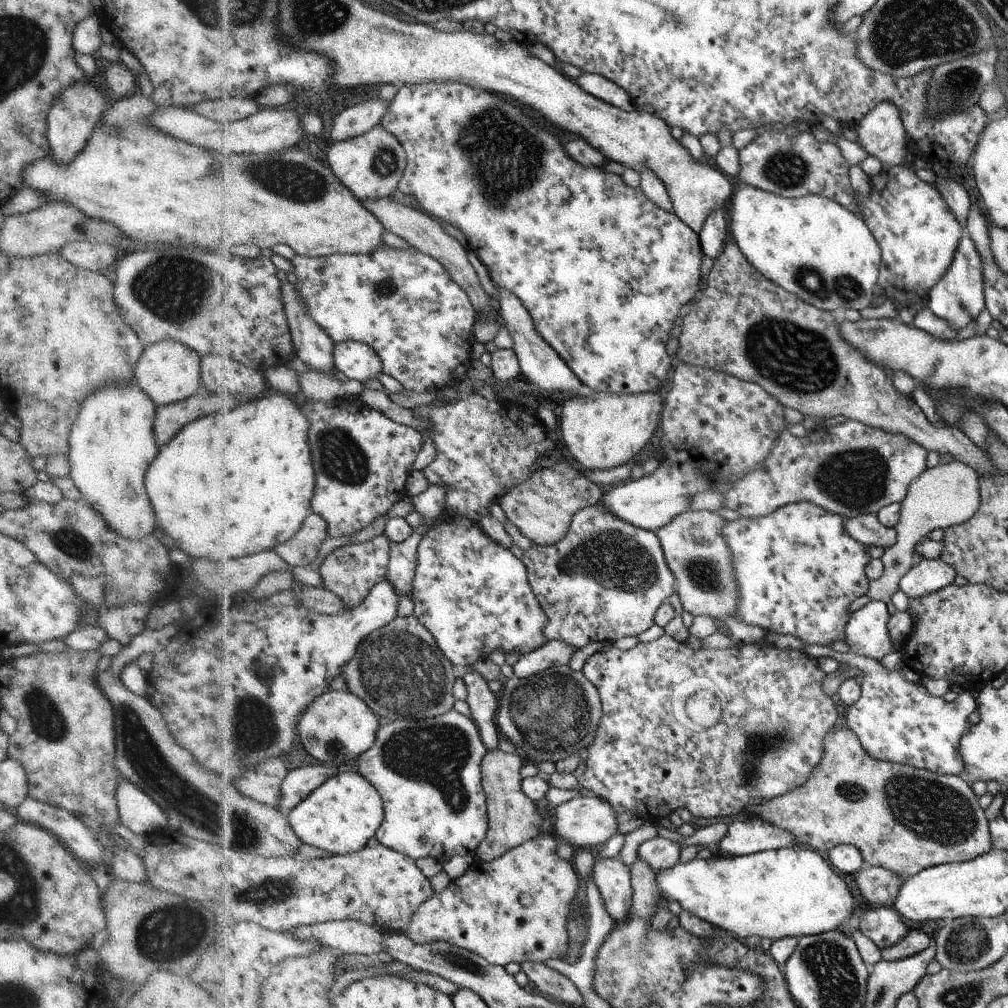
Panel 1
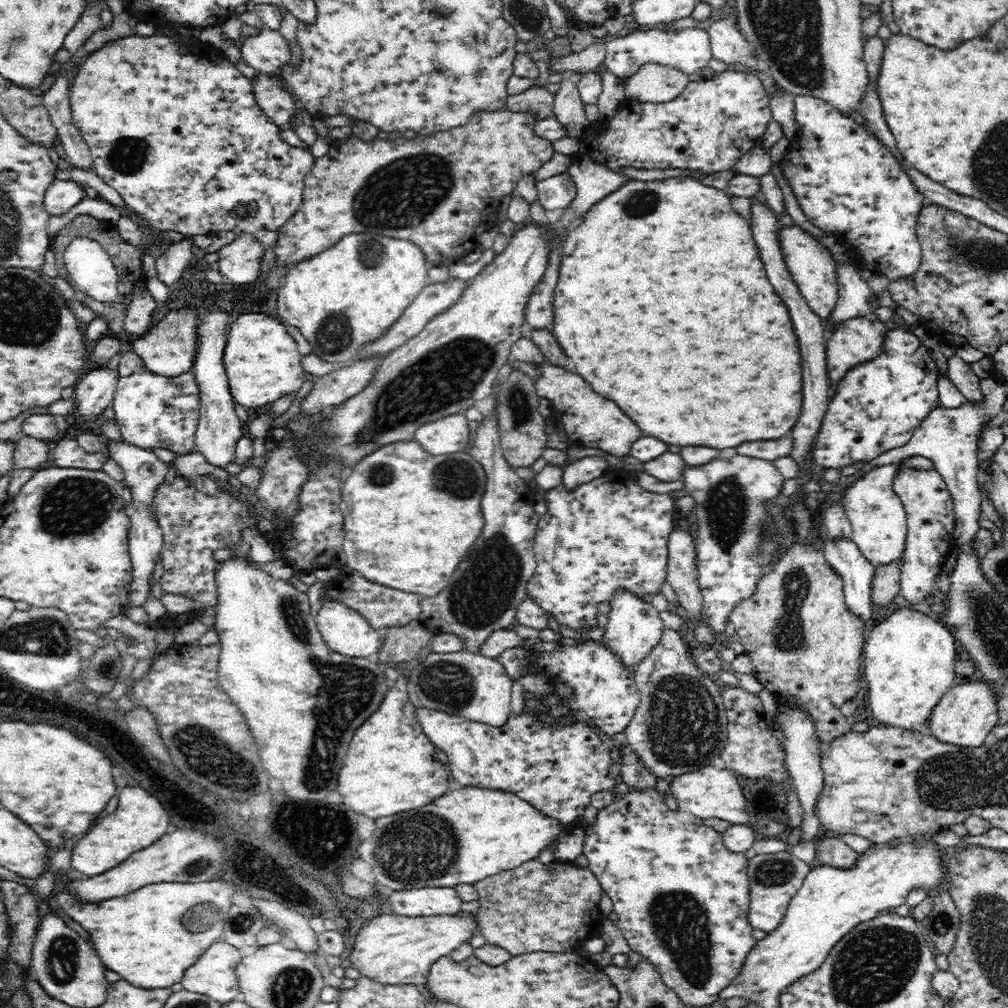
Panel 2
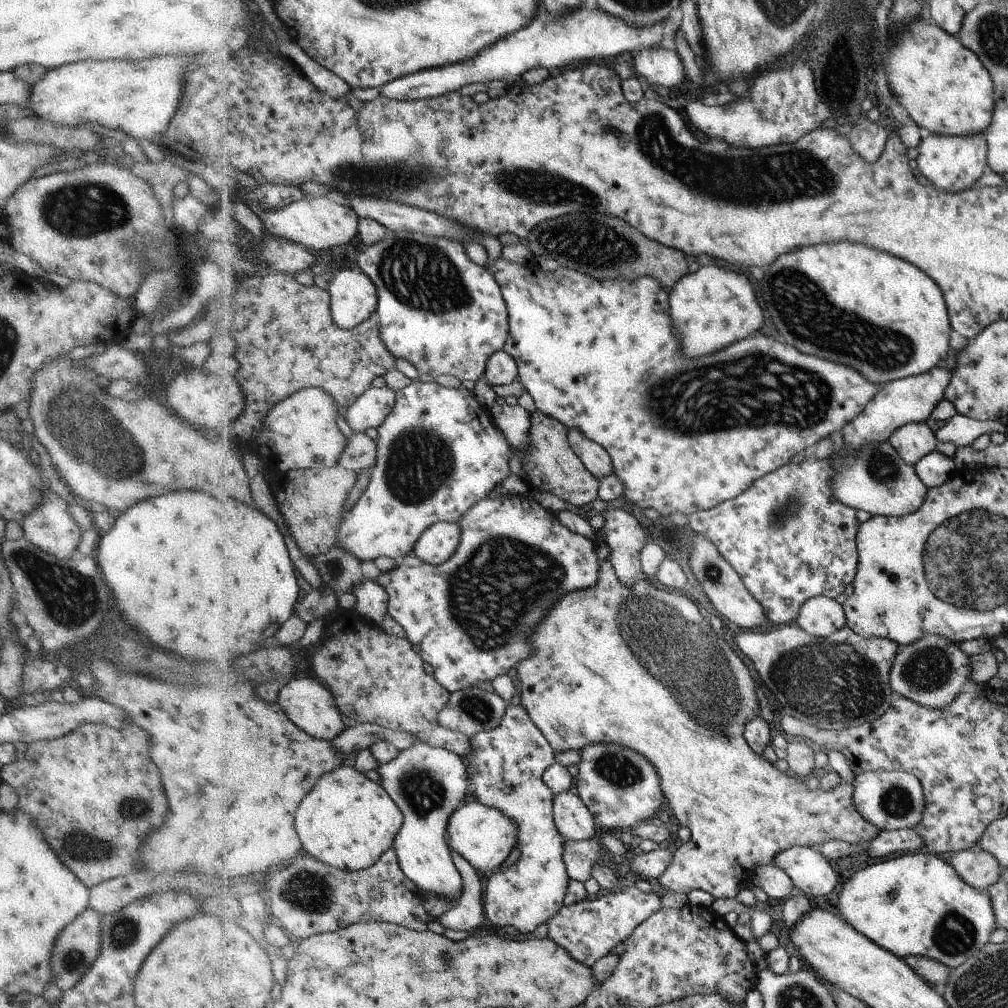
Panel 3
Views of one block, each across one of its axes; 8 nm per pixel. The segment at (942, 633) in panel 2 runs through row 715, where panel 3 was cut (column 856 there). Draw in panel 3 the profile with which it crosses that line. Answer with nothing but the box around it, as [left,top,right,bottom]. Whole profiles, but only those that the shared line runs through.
[834,850,997,970]

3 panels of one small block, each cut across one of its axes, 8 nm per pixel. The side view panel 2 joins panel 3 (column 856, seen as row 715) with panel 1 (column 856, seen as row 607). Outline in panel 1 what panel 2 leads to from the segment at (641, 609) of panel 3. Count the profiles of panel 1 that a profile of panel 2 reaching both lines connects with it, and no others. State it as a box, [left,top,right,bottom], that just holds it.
[748,728,993,880]

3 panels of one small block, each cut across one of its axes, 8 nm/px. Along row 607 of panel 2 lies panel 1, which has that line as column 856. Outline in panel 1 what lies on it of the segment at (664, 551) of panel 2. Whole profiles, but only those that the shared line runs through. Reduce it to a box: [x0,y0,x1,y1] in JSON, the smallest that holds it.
[721,501,871,647]

